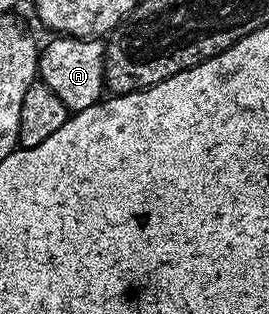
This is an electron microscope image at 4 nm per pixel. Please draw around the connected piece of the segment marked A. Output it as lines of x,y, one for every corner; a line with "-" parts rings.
52,37
52,42
42,43
39,52
38,81
43,82
65,104
69,112
84,110
101,101
105,94
105,46
98,38

